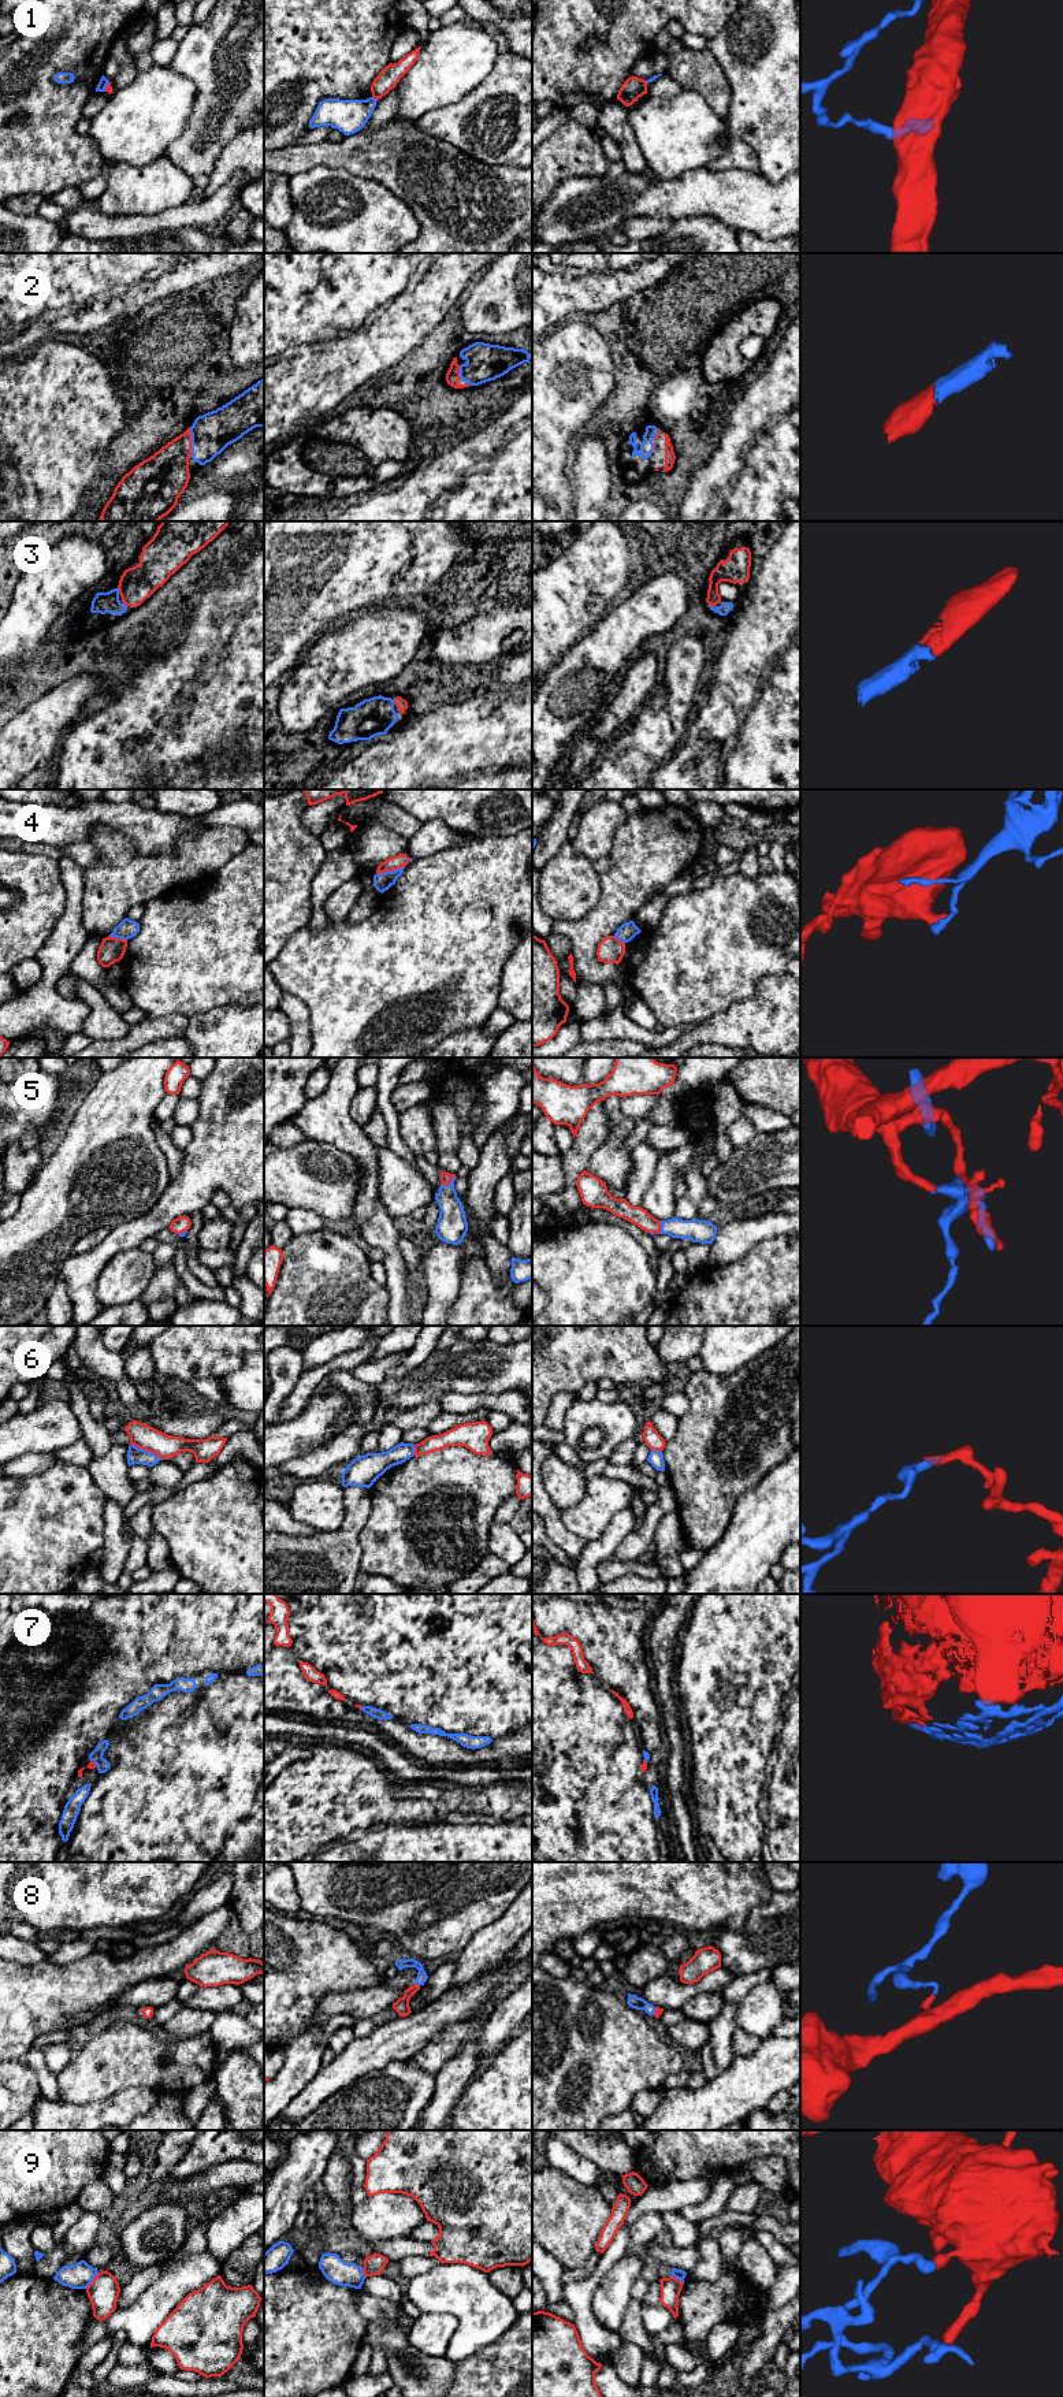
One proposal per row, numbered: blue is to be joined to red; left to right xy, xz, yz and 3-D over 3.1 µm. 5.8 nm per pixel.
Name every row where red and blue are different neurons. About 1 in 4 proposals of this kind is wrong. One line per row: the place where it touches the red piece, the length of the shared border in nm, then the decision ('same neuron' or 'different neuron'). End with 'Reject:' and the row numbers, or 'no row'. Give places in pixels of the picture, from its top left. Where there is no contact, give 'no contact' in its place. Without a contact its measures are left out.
1: xz (375, 97) | 40 nm | different neuron
2: xy (190, 442) | 180 nm | same neuron
3: xy (119, 591) | 40 nm | same neuron
4: xz (390, 870) | 180 nm | different neuron
5: xz (449, 1182) | 100 nm | same neuron
6: xy (147, 1450) | 220 nm | different neuron
7: xy (95, 1764) | 60 nm | different neuron
8: xz (416, 1984) | 40 nm | same neuron
9: xy (92, 2281) | 130 nm | different neuron
Reject: 1, 4, 6, 7, 9

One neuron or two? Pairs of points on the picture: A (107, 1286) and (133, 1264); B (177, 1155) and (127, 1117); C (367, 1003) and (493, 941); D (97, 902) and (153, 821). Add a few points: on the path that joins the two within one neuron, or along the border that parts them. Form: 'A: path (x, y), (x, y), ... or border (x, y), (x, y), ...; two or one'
A: path (114, 1284), (126, 1271); one
B: border (156, 1121), (156, 1141), (166, 1158), (168, 1170); two
C: path (398, 983), (416, 972), (446, 941), (461, 941); one
D: border (110, 828), (125, 835), (140, 854), (166, 853); two

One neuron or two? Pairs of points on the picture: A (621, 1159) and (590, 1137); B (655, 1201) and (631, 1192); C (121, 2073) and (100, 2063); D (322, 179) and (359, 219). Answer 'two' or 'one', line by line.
A: two
B: two
C: one
D: one

